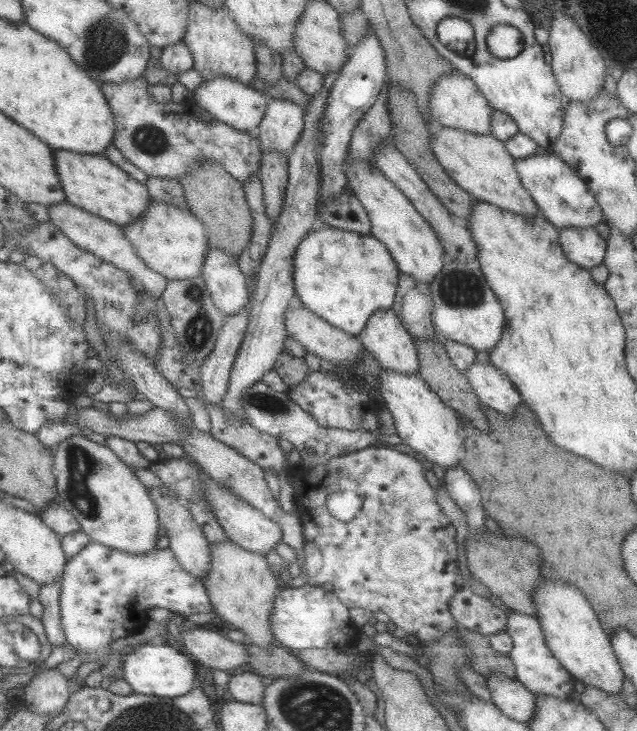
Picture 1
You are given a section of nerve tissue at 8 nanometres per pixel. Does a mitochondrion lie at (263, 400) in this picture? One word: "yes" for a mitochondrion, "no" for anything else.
yes

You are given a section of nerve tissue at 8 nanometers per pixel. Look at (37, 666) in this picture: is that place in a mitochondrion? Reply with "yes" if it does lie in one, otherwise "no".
no

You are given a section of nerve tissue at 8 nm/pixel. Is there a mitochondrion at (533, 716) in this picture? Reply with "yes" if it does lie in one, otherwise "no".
no

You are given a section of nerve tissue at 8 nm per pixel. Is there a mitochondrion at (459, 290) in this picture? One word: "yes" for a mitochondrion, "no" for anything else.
yes

